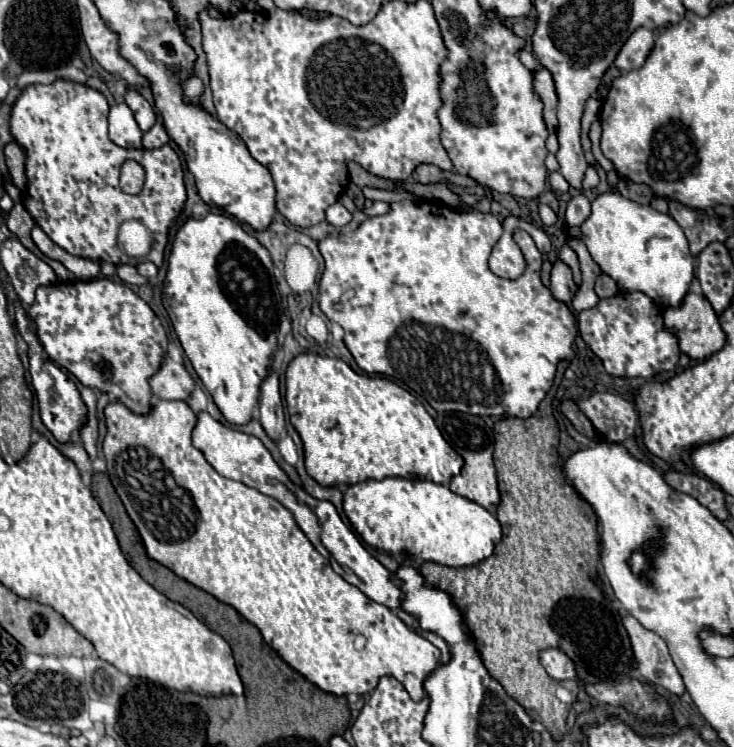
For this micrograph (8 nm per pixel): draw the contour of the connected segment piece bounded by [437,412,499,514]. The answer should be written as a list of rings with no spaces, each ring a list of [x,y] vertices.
[[[441,412],[437,416],[437,426],[443,438],[465,460],[463,470],[451,480],[449,488],[459,496],[469,498],[481,504],[483,508],[487,508],[491,514],[495,514],[499,506],[499,488],[497,488],[495,466],[493,466],[493,430],[483,422],[483,418],[473,414],[463,414],[463,412]]]

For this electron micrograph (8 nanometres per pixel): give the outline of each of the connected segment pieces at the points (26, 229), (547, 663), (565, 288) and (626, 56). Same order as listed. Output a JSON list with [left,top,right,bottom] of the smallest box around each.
[[9,204,47,262],[541,648,579,680],[549,262,579,304],[613,28,653,72]]

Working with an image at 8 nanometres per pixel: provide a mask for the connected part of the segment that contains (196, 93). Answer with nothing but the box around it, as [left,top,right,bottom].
[183,76,203,104]

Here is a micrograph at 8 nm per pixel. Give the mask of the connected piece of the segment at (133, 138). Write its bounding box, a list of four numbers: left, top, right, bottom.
[109,104,141,148]

